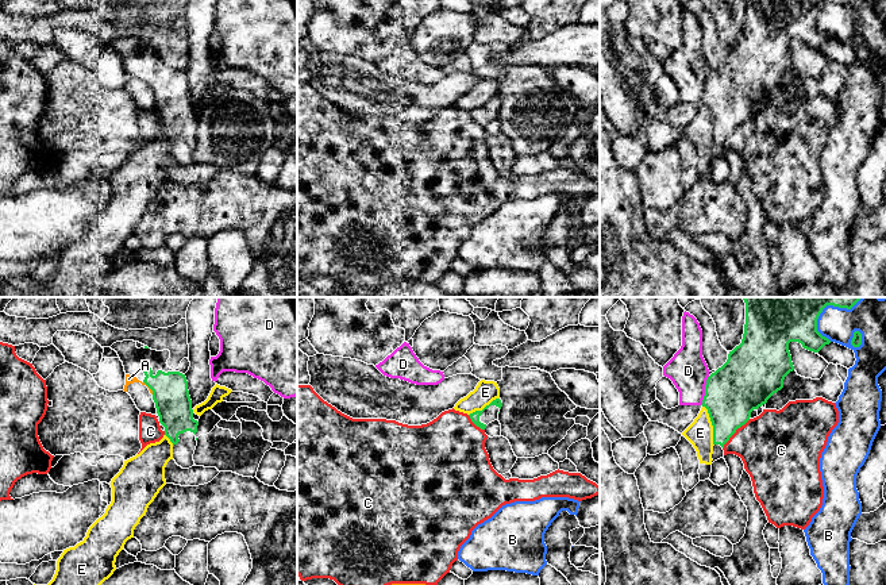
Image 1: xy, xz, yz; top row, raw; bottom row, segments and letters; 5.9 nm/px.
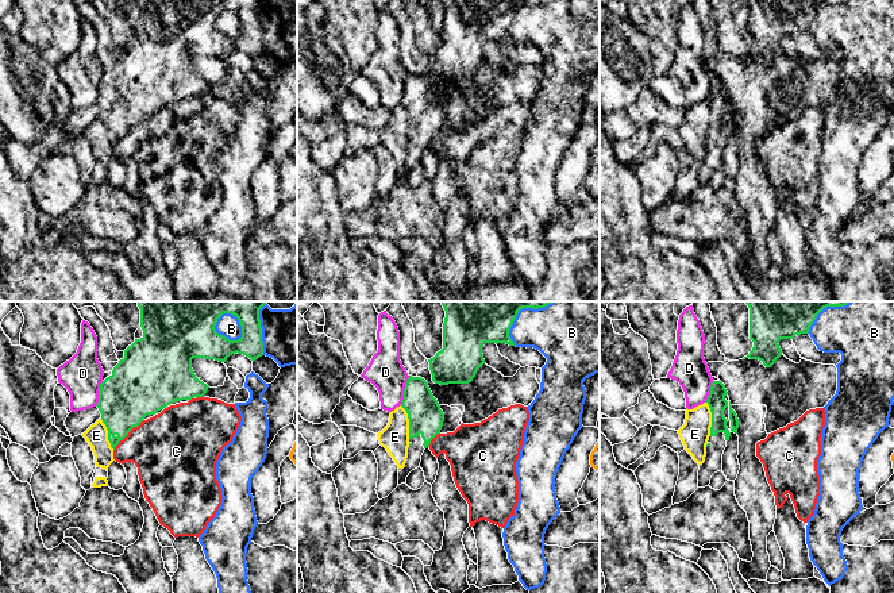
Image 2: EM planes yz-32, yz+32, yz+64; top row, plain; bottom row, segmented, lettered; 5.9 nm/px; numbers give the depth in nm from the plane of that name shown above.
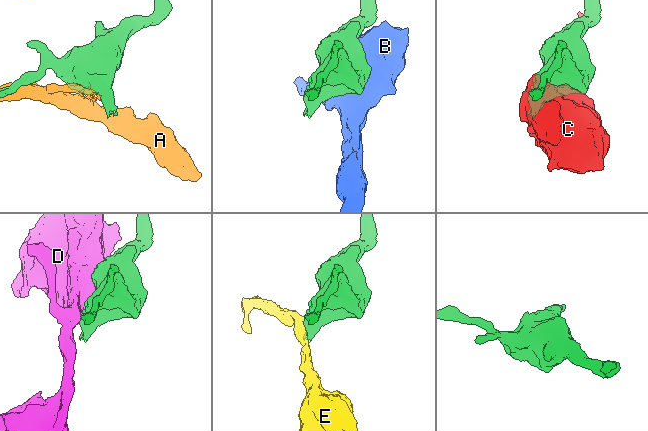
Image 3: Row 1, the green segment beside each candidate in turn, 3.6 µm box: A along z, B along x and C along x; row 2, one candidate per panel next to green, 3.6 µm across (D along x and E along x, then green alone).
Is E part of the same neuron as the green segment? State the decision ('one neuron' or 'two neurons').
two neurons

